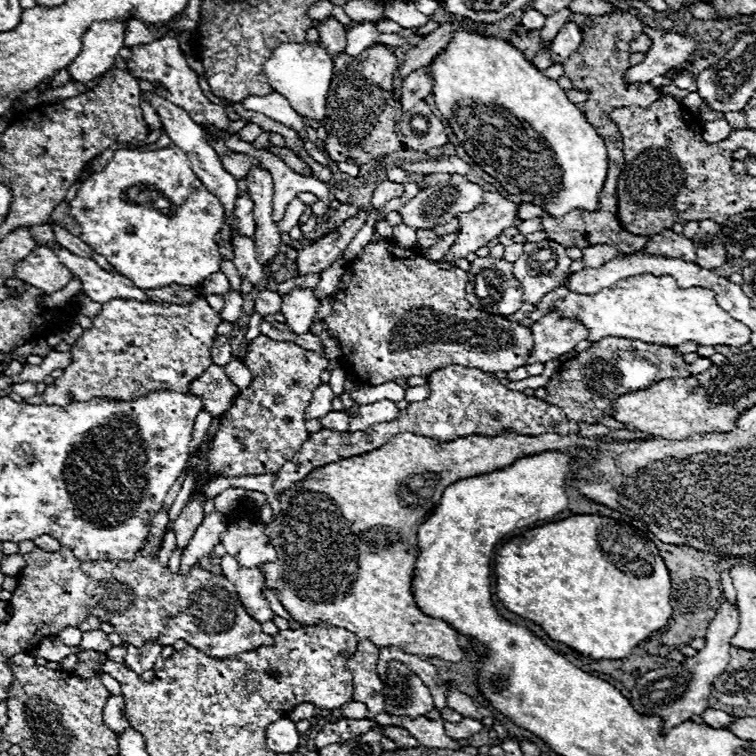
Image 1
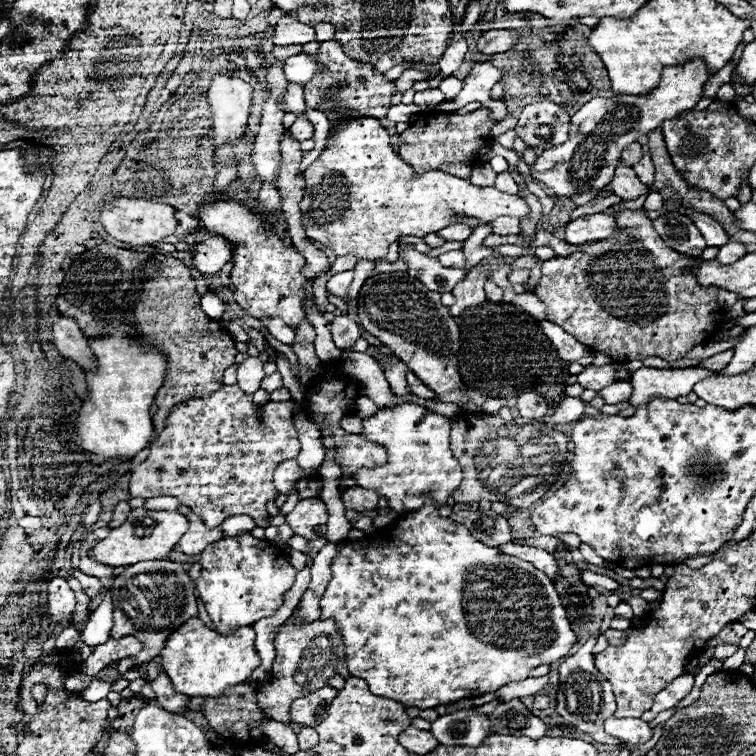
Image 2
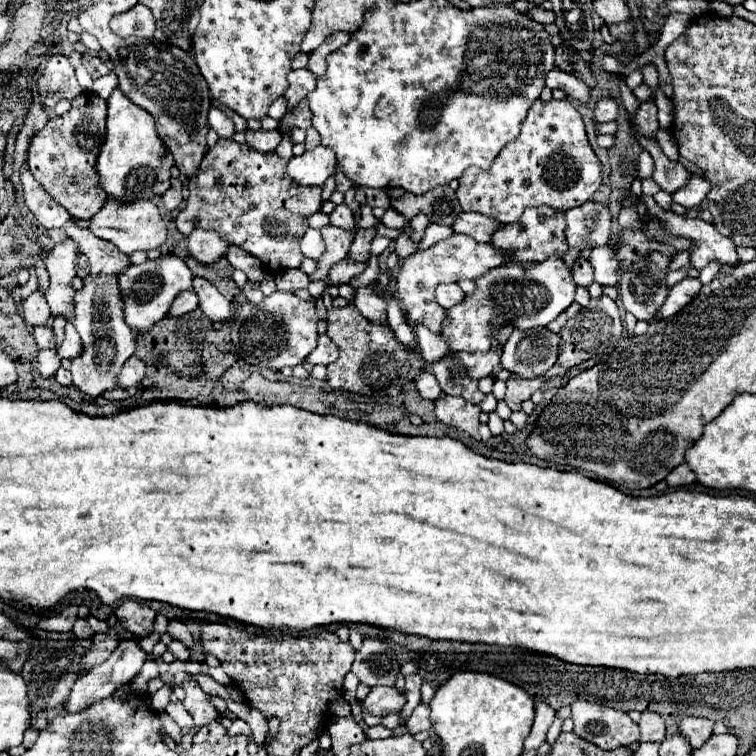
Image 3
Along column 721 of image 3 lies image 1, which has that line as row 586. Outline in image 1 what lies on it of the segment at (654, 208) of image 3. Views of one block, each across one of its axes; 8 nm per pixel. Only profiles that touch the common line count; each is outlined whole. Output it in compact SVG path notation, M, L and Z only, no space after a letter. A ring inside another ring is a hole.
M226 554L226 556L222 556L222 576L234 584L244 610L248 614L252 614L252 618L258 618L258 622L272 620L274 612L270 610L268 602L262 596L262 588L264 588L266 580L264 580L260 568L240 570L238 562Z

